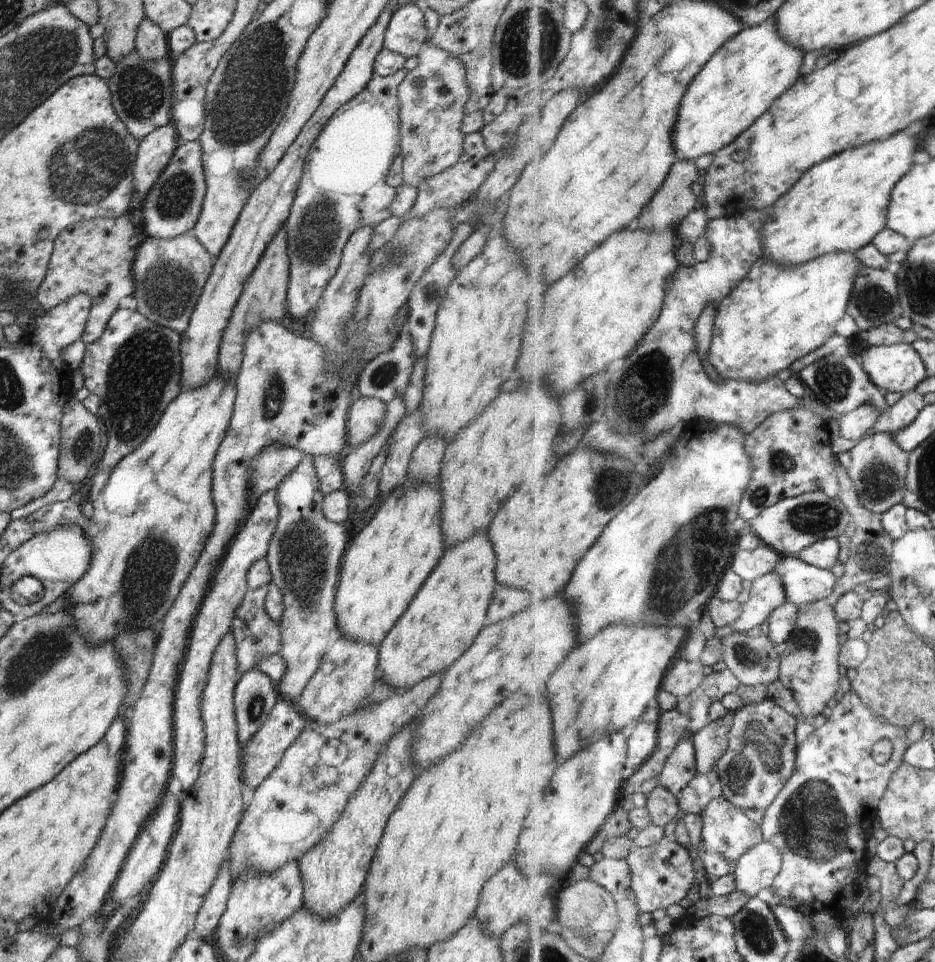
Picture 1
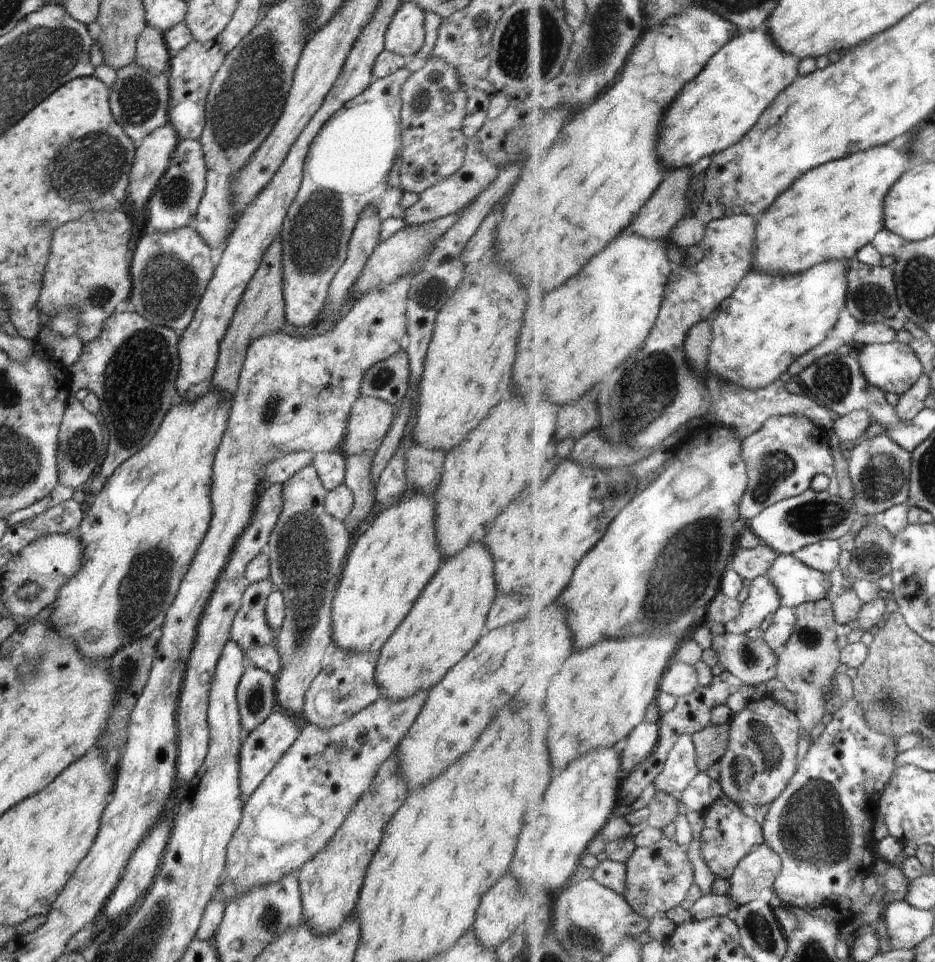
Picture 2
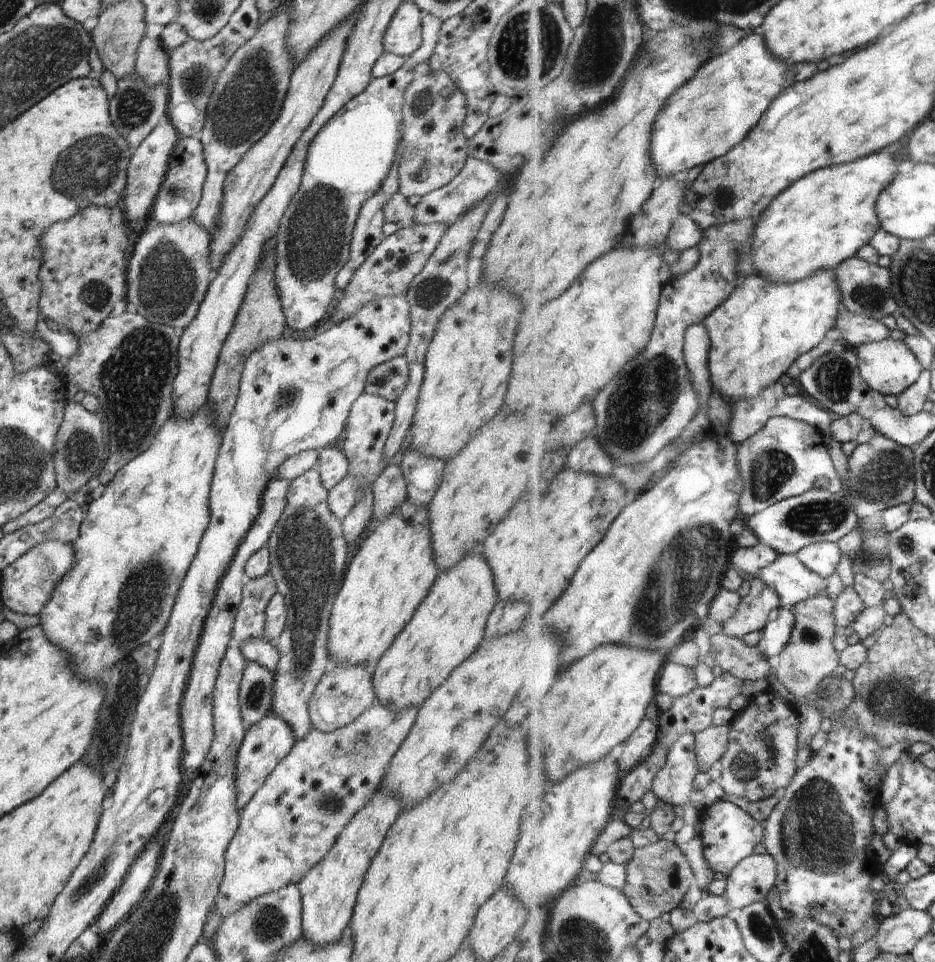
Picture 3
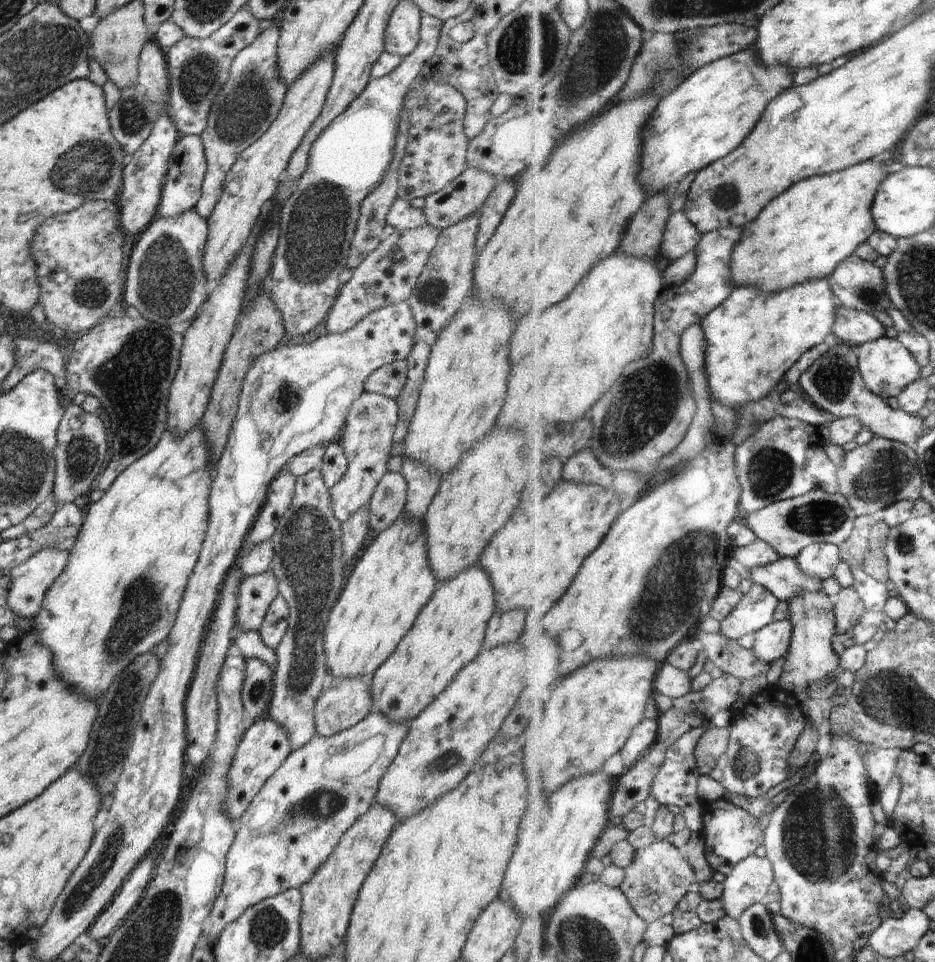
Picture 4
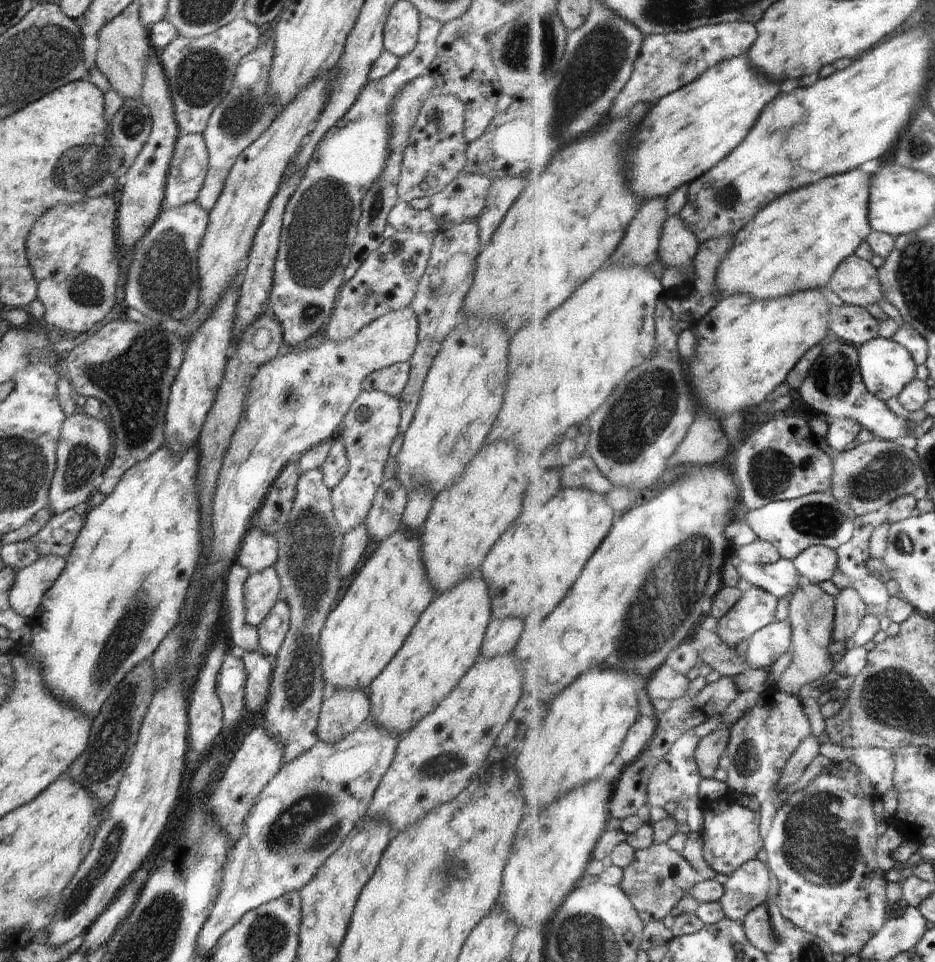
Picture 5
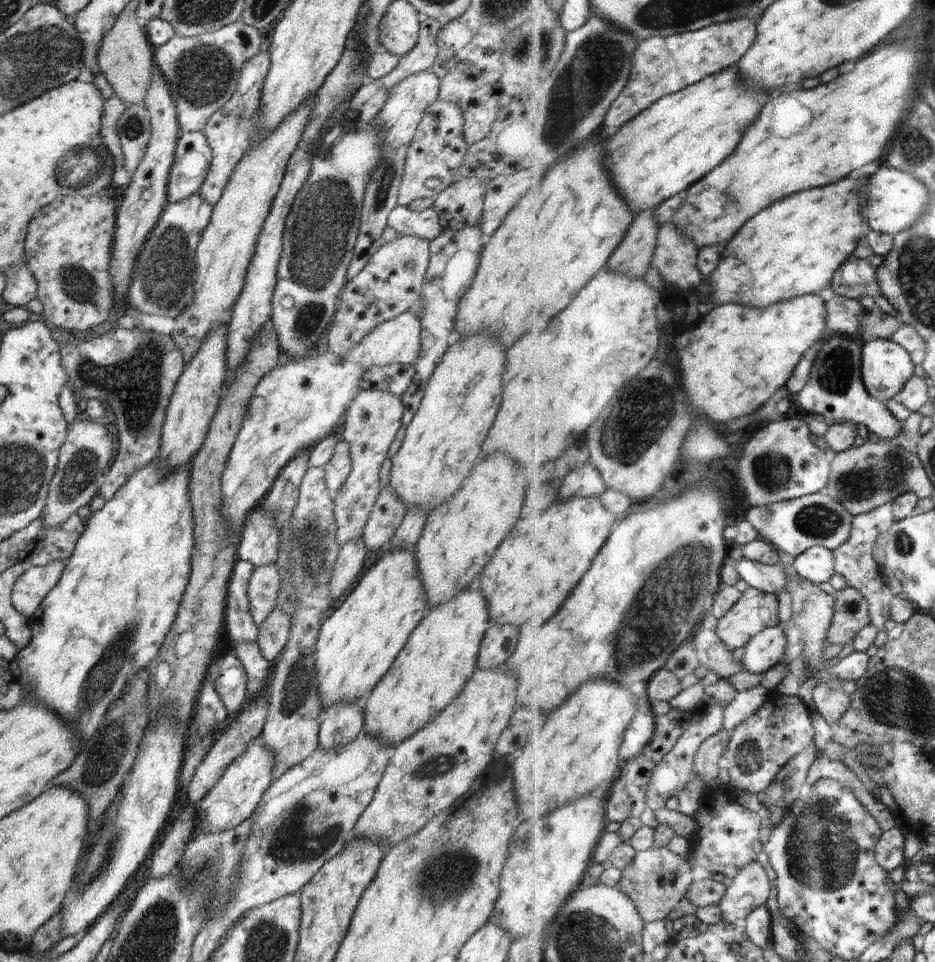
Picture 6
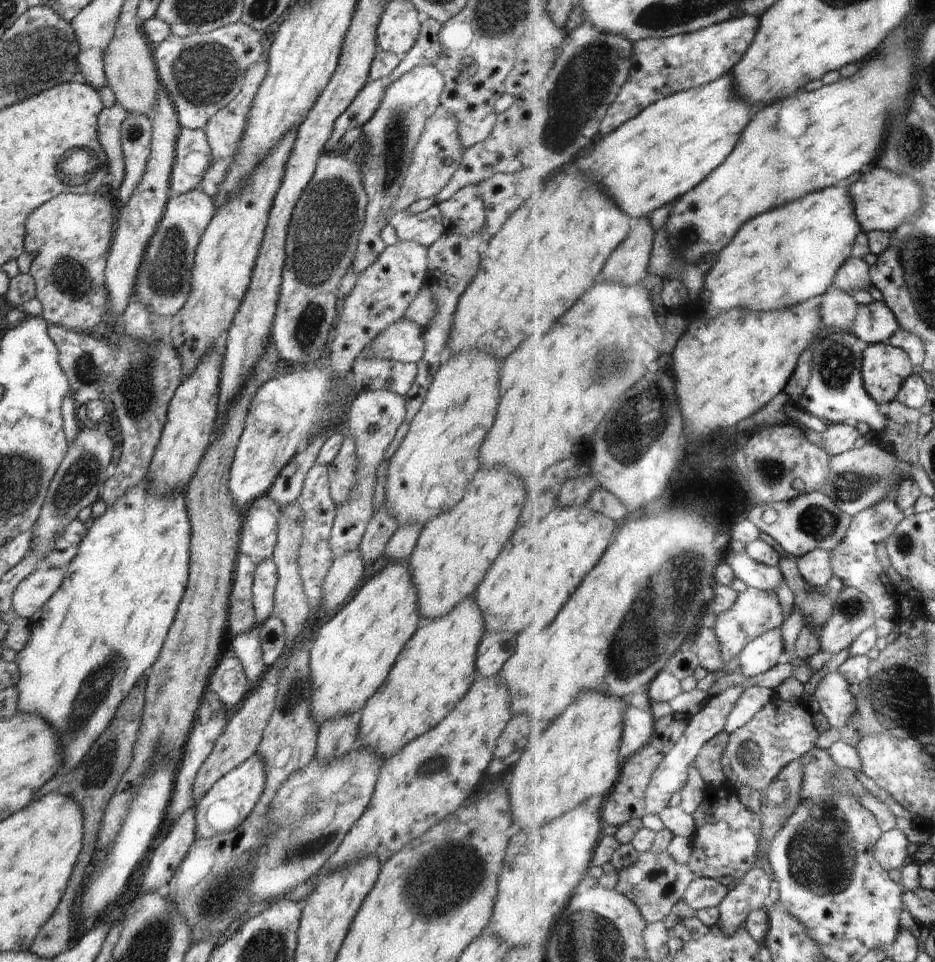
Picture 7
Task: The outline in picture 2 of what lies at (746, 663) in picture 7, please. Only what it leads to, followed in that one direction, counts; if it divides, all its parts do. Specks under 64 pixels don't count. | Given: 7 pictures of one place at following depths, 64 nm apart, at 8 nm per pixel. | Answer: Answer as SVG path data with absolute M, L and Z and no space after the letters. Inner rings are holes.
M784 605L775 613L771 627L765 632L765 640L772 650L781 653L794 635L798 624L797 610Z

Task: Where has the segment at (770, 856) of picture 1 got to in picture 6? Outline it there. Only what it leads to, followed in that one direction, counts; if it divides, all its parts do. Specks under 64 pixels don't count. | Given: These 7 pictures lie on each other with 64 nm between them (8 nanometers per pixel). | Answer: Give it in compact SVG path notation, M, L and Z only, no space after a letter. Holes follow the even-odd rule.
M759 861L744 868L738 878L733 878L720 904L726 922L738 924L757 908L766 906L774 890L772 882L765 865Z

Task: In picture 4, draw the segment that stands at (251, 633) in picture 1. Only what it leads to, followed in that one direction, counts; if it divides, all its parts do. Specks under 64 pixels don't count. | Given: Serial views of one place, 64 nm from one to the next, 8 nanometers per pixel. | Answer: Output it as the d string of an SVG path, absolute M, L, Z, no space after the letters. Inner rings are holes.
M271 570L246 577L239 585L236 623L241 632L259 632L270 604L279 596Z

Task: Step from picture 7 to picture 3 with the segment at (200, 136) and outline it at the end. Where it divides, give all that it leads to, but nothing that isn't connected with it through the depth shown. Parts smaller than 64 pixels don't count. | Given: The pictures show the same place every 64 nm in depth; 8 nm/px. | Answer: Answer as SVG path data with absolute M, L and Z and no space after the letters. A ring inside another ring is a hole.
M180 137L170 156L164 181L159 187L158 195L149 212L150 222L158 225L172 225L192 218L194 210L202 199L206 178L207 167L202 144L196 137Z

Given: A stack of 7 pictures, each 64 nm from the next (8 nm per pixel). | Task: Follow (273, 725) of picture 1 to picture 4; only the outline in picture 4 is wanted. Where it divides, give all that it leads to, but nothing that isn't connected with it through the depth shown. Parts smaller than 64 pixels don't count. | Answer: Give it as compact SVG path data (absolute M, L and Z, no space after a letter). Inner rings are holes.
M267 717L248 723L227 775L229 794L224 800L223 810L230 819L238 823L254 796L258 795L266 780L274 775L291 752L288 734L280 724Z

